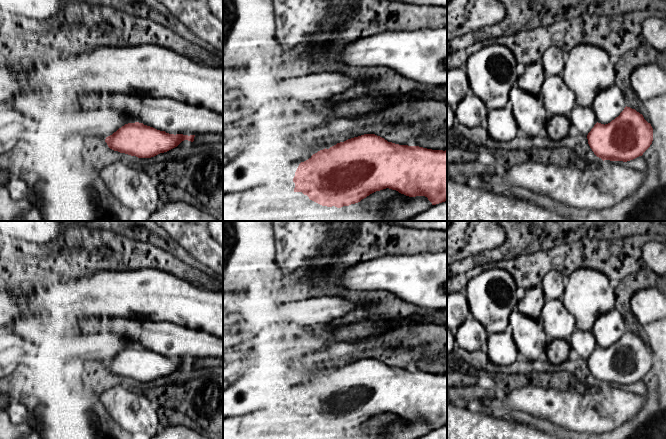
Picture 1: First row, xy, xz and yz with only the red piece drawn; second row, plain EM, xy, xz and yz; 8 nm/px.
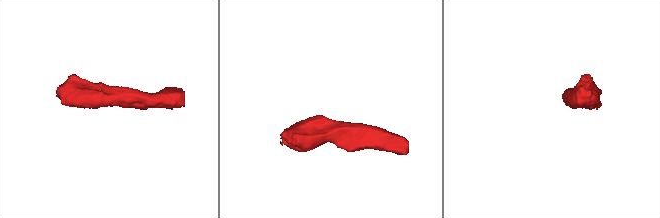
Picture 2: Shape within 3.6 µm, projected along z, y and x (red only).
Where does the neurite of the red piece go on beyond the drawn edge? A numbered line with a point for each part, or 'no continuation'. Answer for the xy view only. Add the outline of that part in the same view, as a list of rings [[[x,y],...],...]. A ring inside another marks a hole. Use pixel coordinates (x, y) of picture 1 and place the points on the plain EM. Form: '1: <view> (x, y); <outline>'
no continuation

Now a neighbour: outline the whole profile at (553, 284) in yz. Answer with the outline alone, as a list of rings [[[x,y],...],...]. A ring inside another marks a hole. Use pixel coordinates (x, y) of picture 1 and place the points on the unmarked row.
[[[556,270],[549,271],[543,278],[541,290],[546,300],[562,299],[566,277]]]

